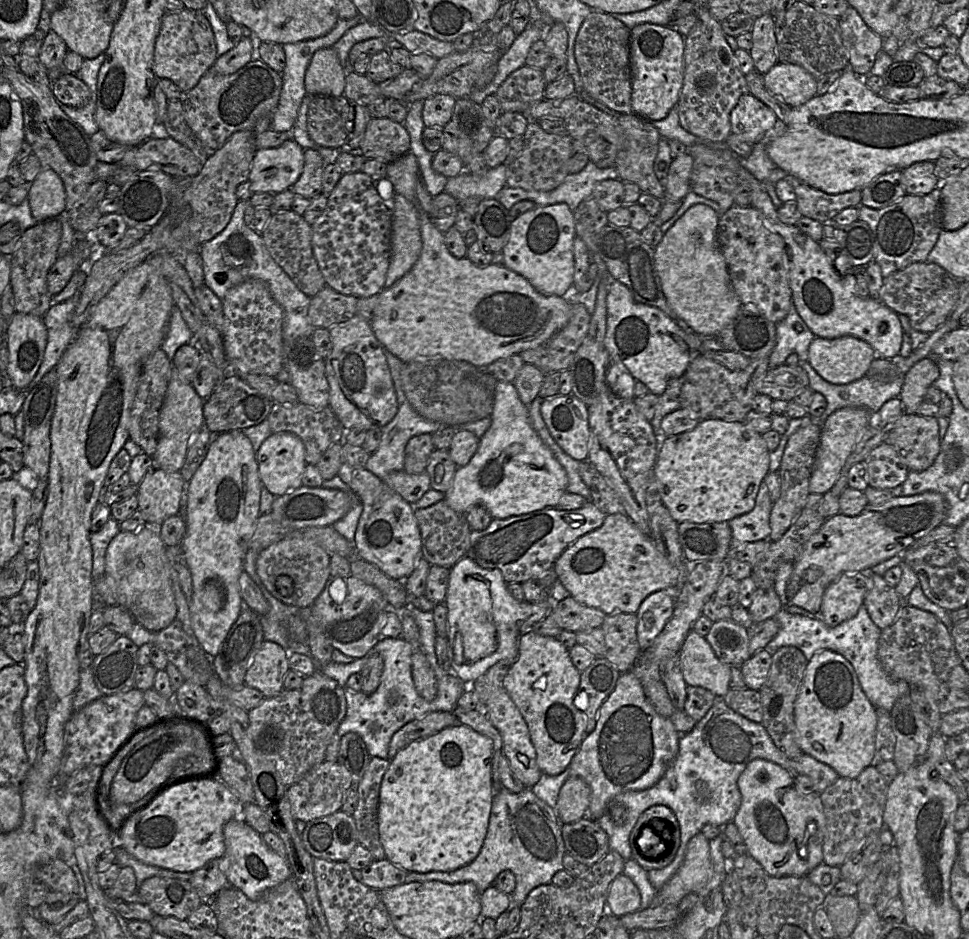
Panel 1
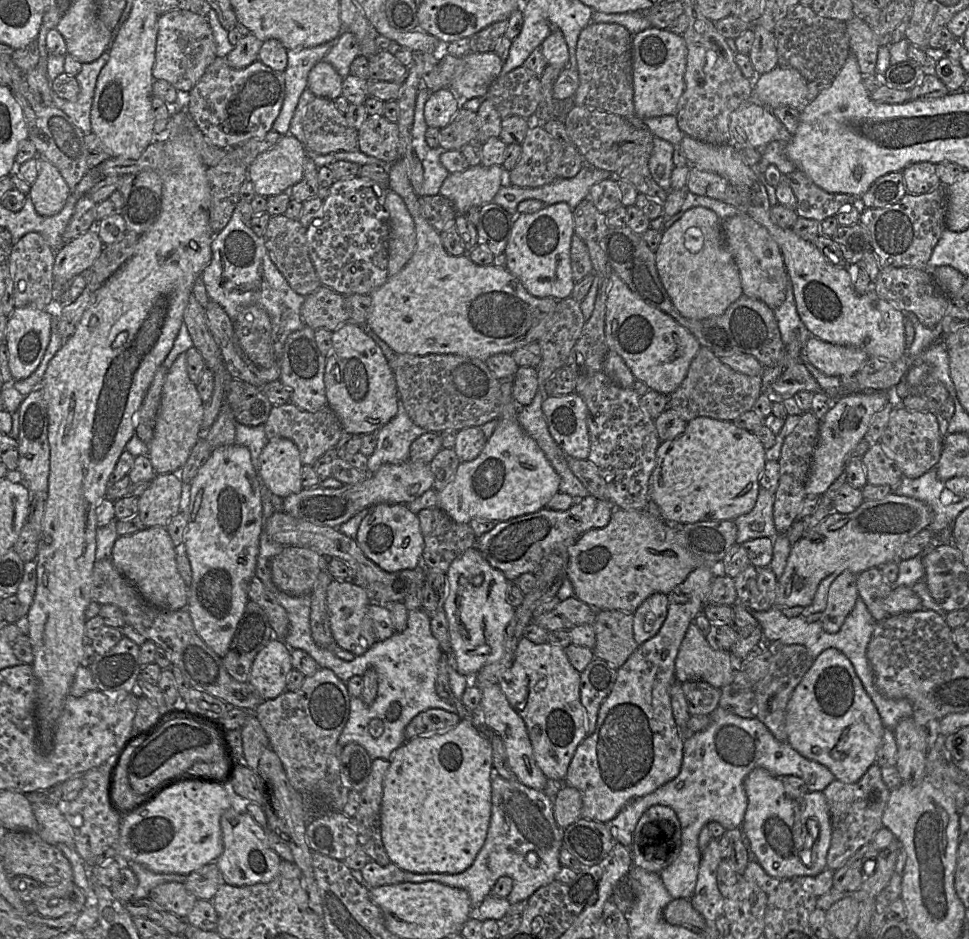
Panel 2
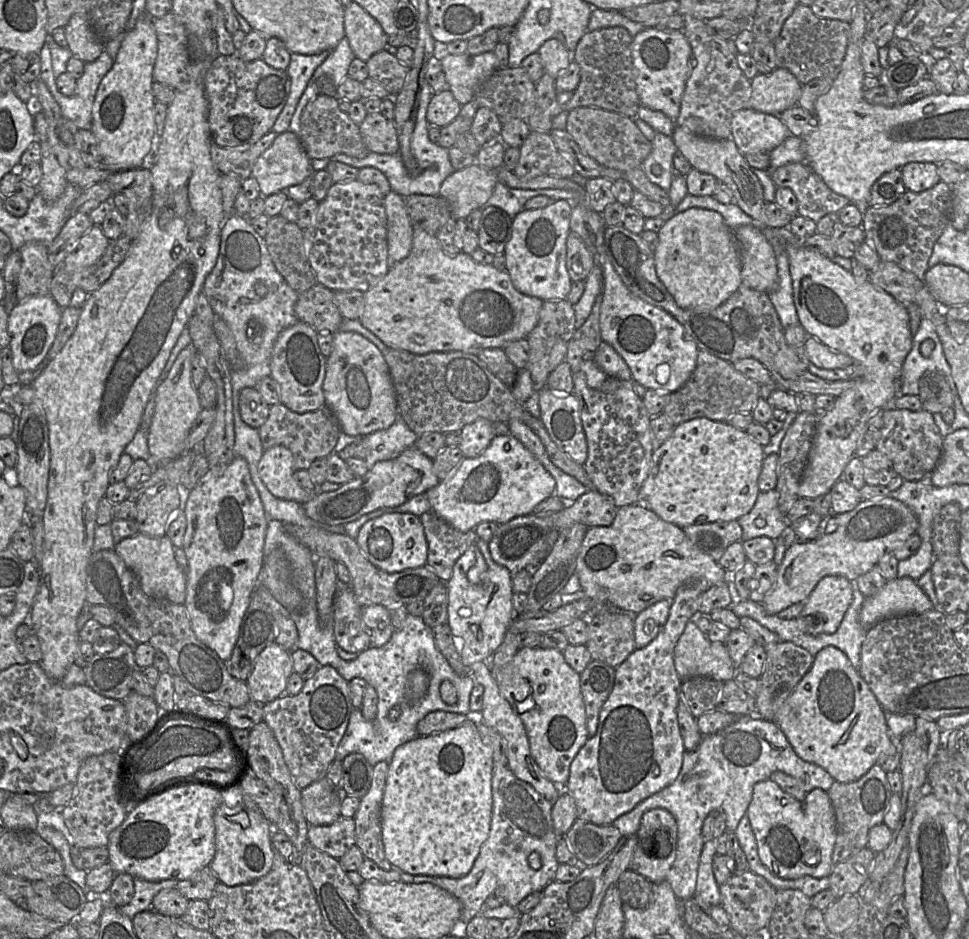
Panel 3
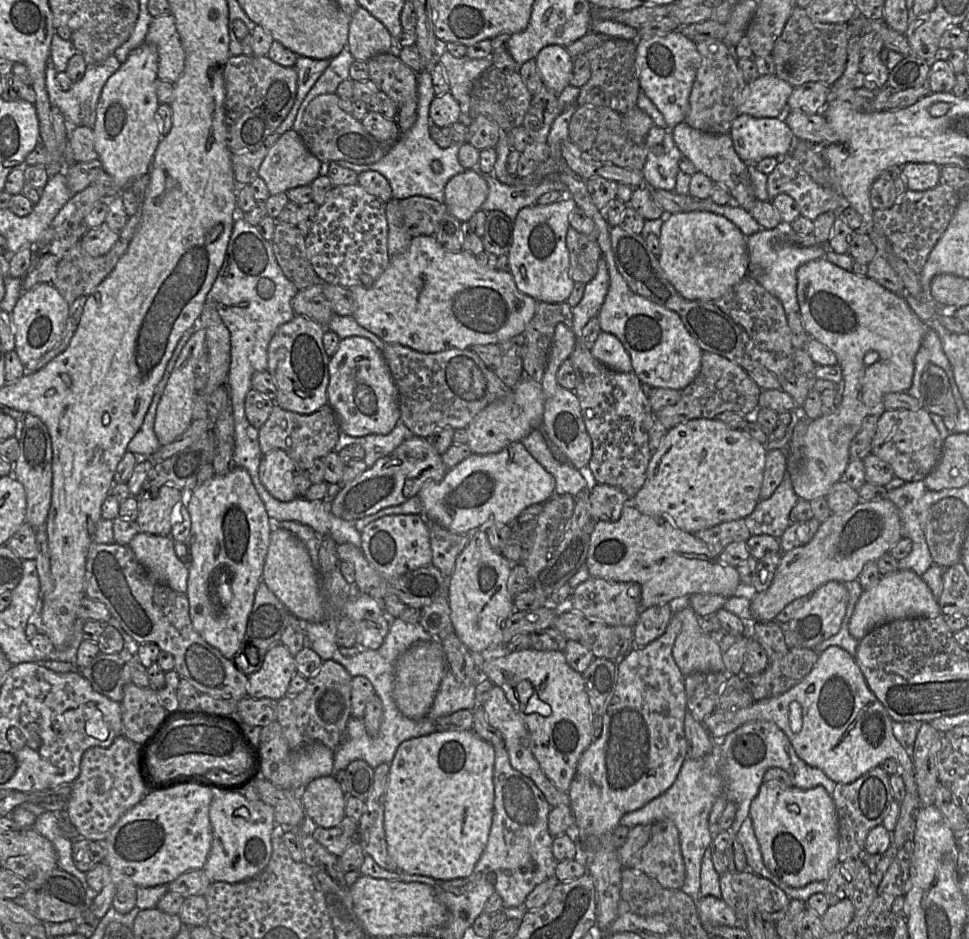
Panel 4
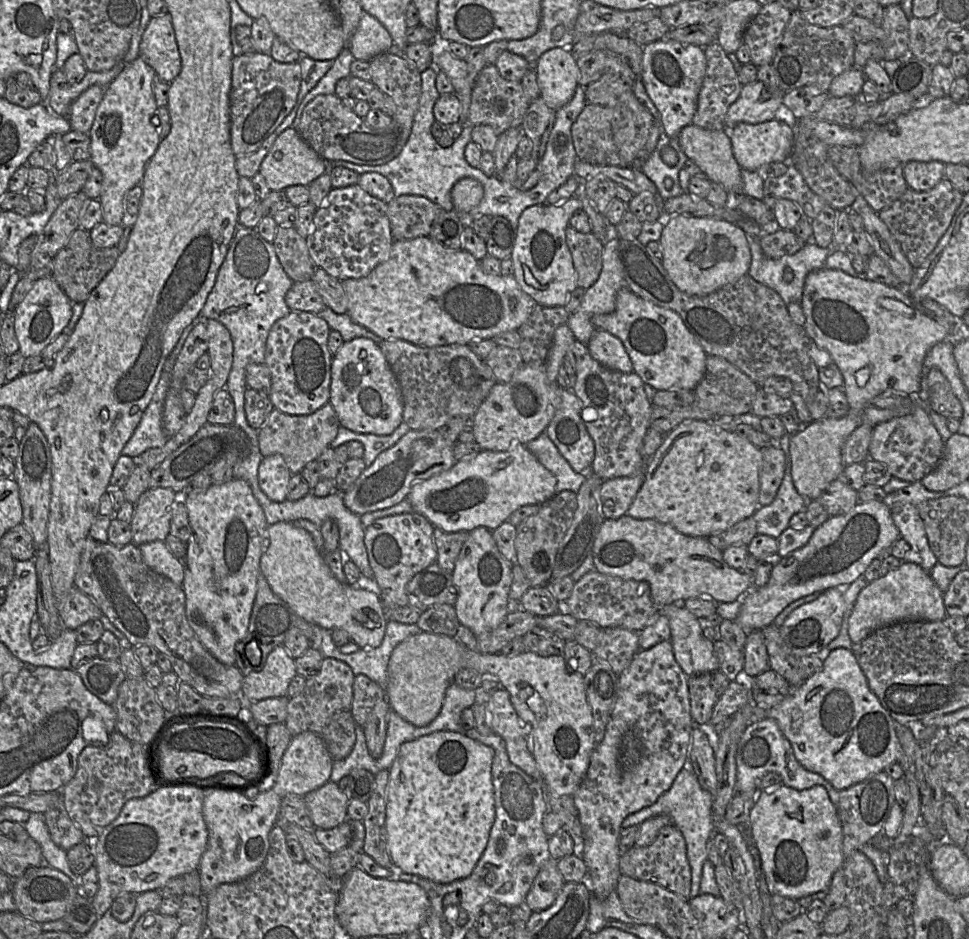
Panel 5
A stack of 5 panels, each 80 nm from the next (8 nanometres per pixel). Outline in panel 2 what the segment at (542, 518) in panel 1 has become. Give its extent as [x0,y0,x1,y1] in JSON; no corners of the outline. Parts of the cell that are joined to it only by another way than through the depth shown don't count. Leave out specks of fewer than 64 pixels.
[475,494,615,582]

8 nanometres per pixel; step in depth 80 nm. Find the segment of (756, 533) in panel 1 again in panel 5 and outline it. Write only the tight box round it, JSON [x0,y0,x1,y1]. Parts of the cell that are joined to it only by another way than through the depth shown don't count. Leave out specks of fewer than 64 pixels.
[752,453,808,540]

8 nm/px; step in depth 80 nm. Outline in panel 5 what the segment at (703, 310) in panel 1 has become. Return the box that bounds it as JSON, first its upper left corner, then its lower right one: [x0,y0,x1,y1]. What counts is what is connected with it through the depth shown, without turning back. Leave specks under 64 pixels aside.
[659,215,751,296]

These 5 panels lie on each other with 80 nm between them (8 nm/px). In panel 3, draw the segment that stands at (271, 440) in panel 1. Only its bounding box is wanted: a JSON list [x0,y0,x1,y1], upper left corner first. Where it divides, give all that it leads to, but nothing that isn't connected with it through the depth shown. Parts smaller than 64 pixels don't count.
[258,446,317,504]

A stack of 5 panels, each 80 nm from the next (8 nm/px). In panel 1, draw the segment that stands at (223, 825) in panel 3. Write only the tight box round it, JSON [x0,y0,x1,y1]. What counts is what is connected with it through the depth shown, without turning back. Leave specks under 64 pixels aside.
[219,820,292,900]

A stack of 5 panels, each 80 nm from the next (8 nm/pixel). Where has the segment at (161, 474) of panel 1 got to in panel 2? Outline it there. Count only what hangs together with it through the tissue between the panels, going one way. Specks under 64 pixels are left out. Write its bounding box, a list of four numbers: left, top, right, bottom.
[138,473,183,528]

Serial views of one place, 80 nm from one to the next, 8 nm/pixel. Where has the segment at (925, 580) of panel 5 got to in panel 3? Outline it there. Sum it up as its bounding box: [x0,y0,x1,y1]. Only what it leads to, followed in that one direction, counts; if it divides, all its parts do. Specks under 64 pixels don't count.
[860,577,933,628]

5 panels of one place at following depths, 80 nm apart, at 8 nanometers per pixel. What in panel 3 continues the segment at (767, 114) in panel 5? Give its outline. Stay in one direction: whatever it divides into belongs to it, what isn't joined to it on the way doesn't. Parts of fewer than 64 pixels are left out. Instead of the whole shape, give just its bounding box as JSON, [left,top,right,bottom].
[747,67,802,116]

